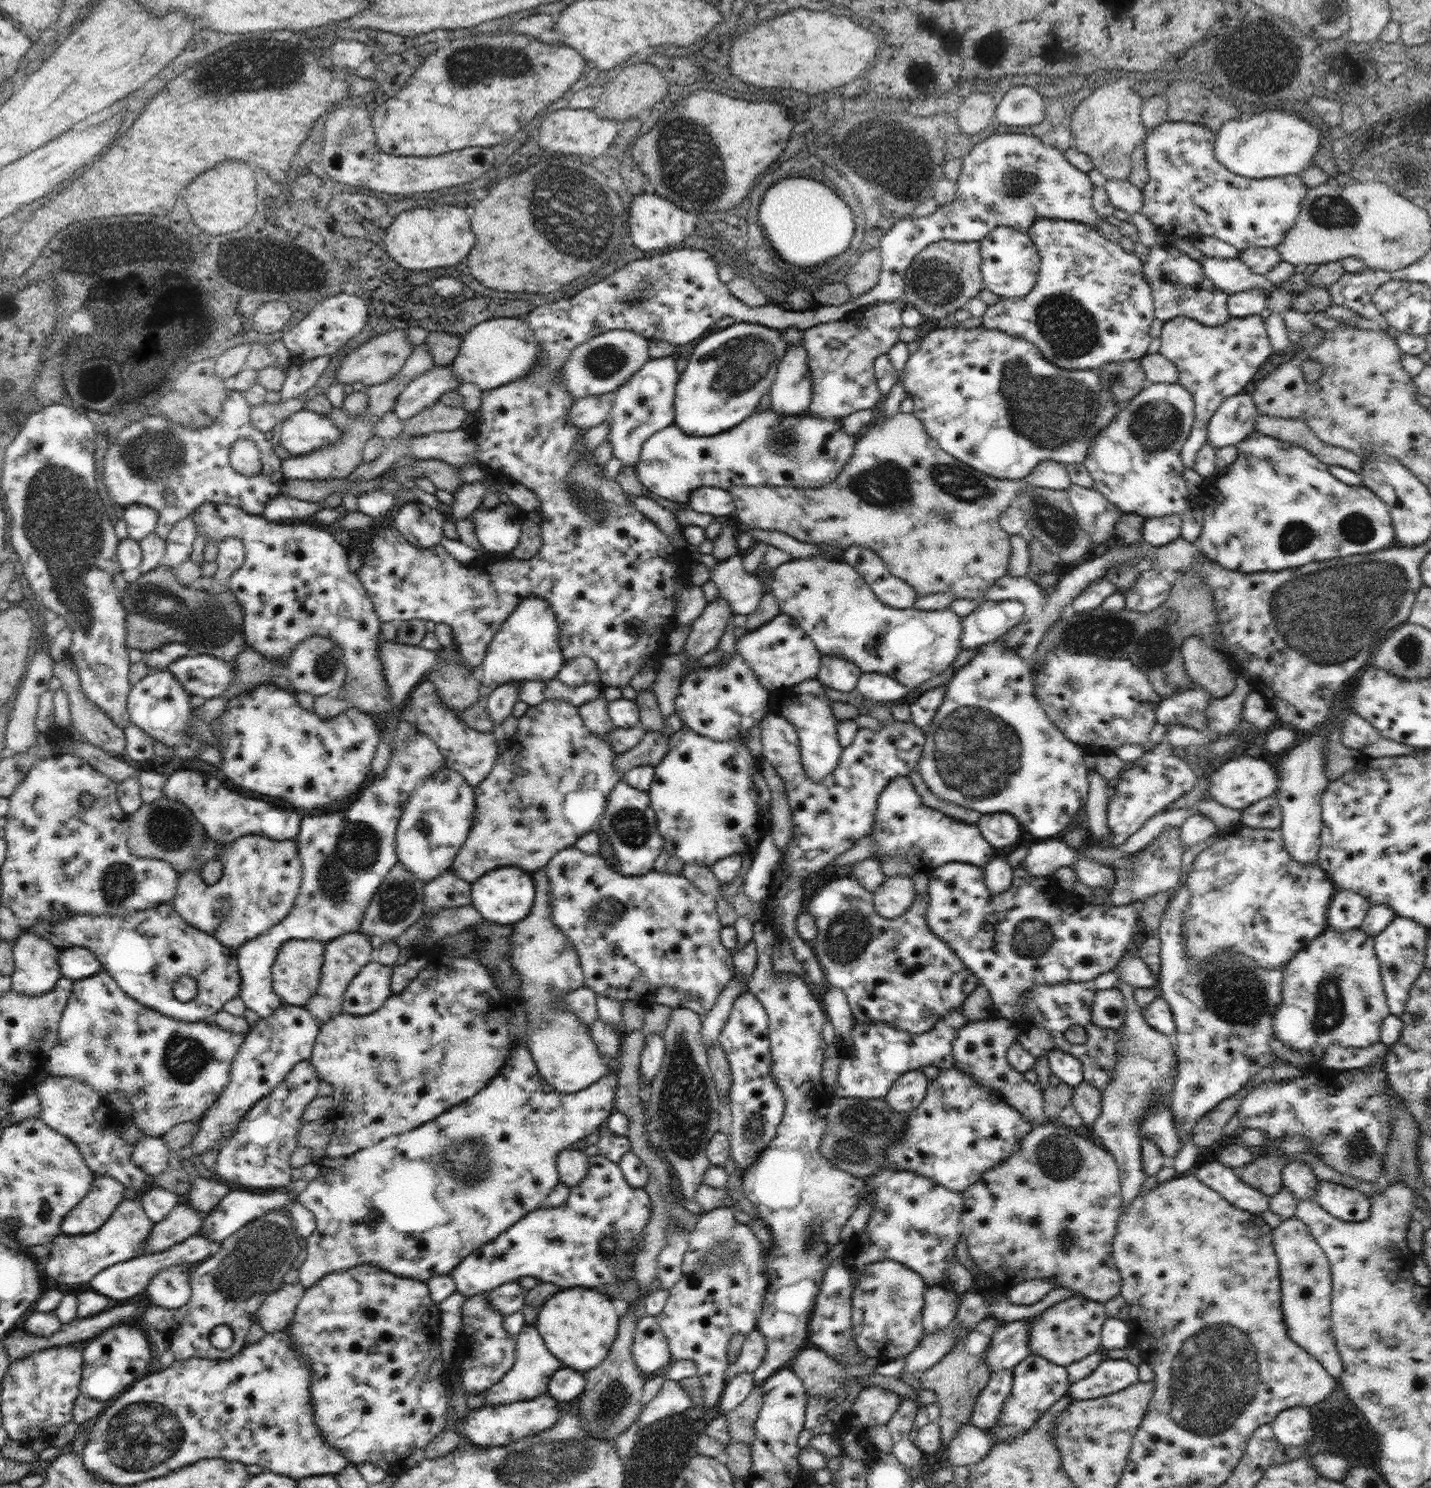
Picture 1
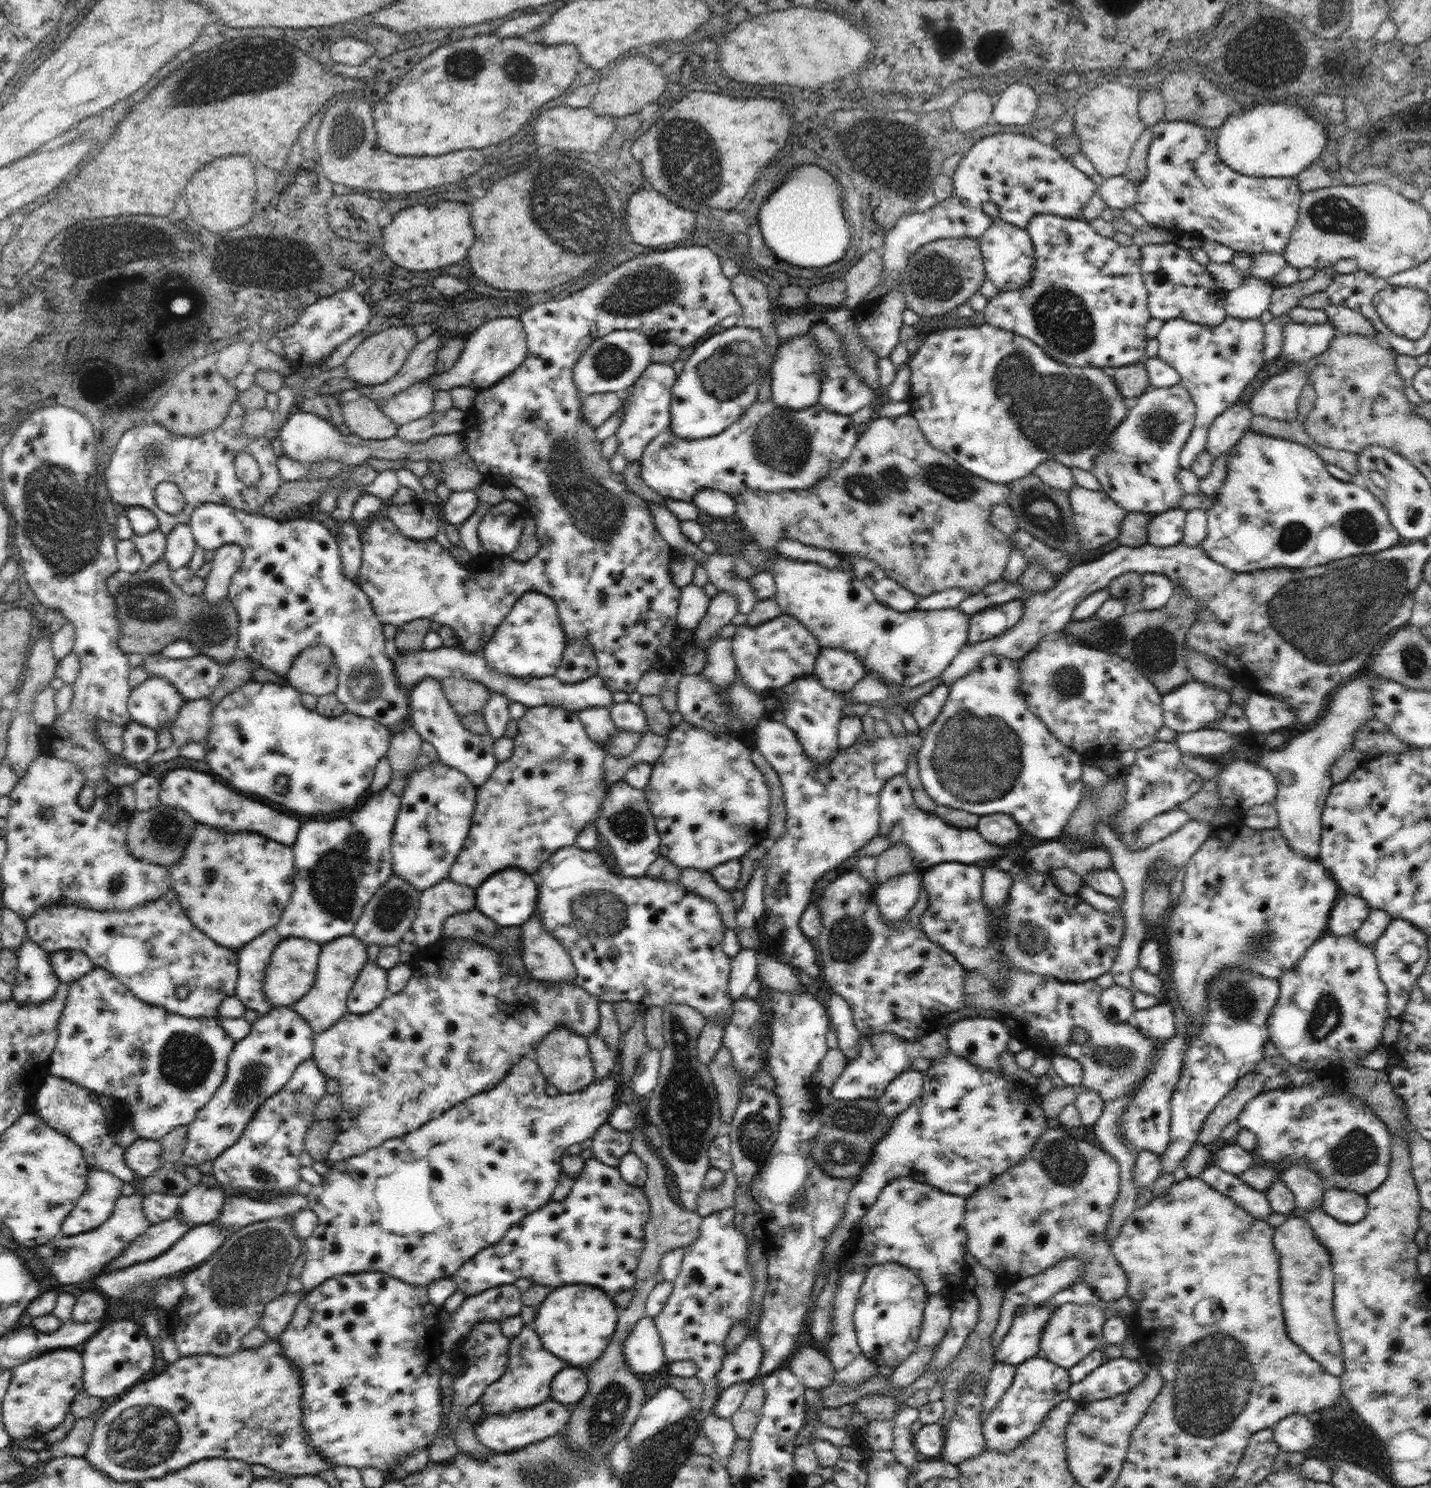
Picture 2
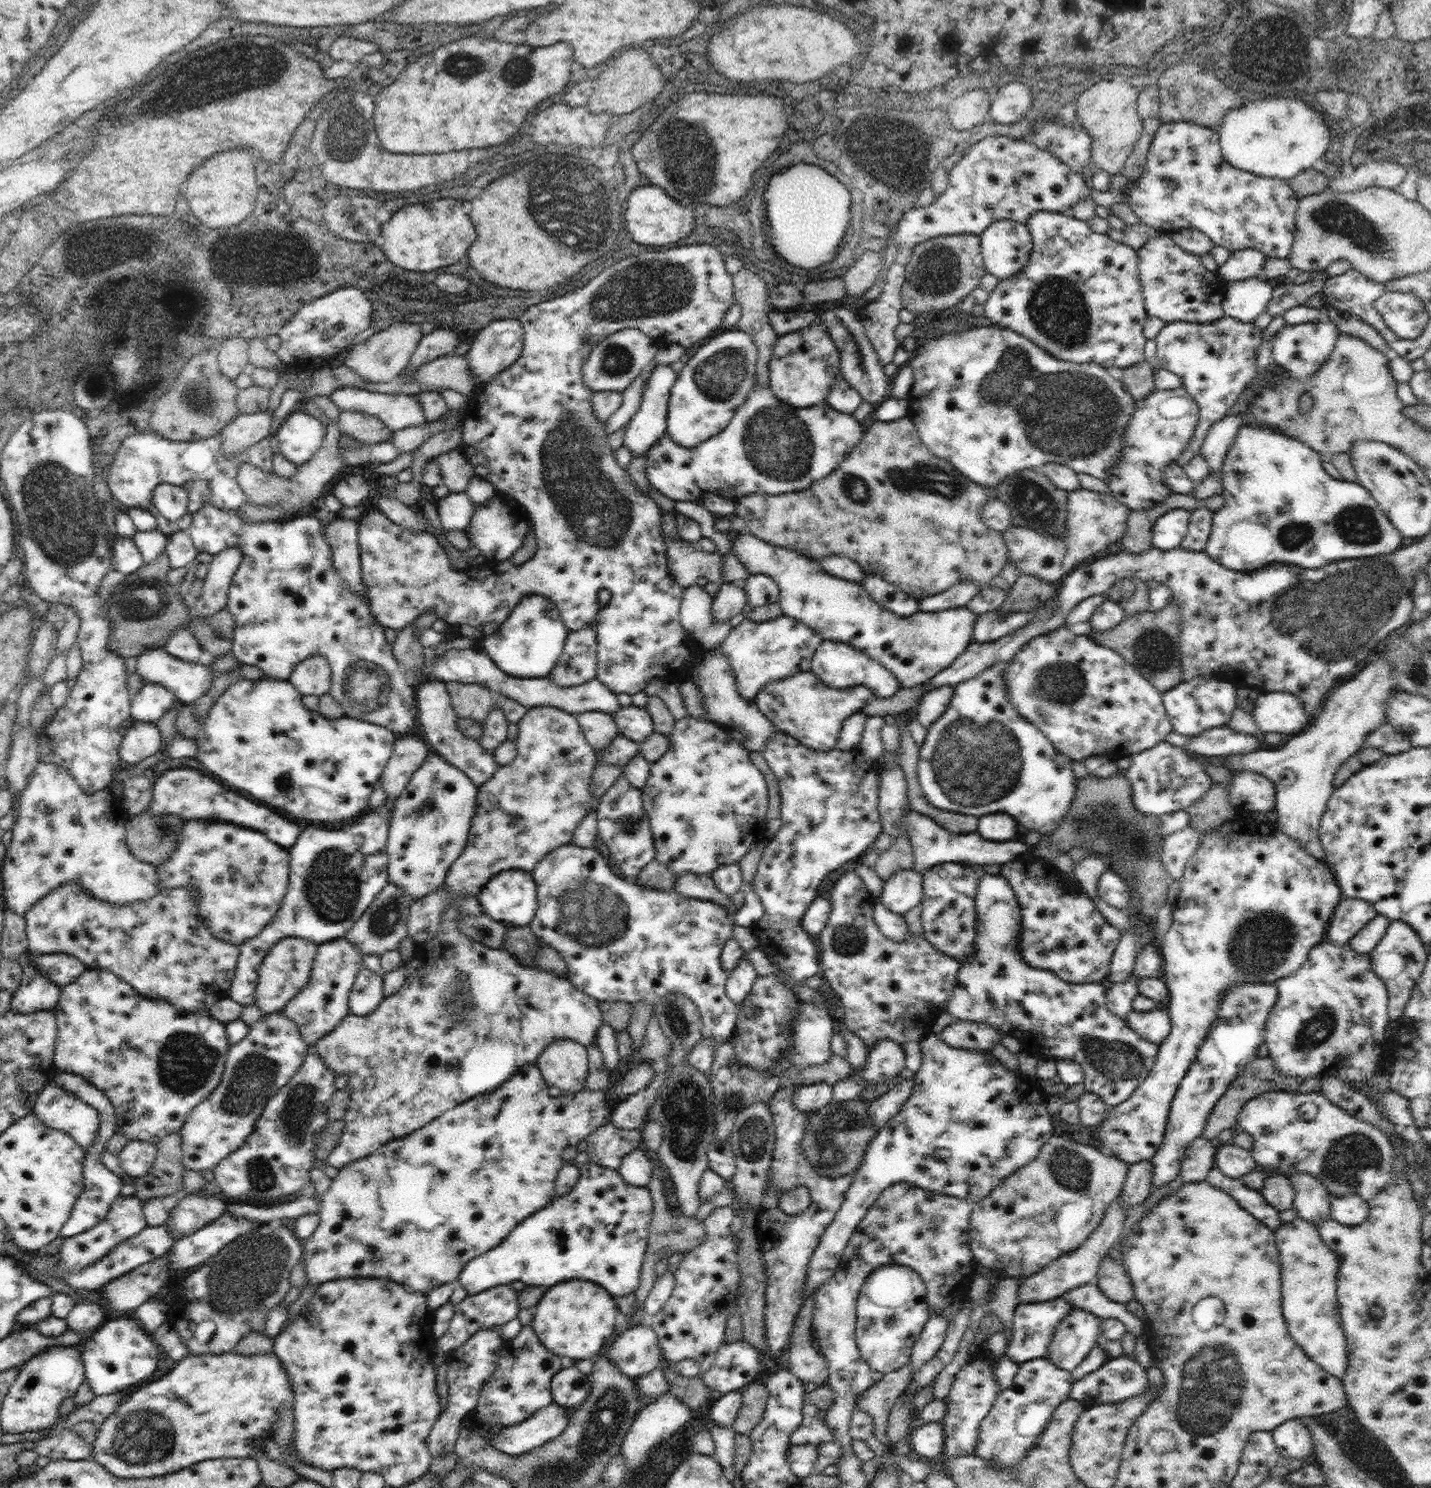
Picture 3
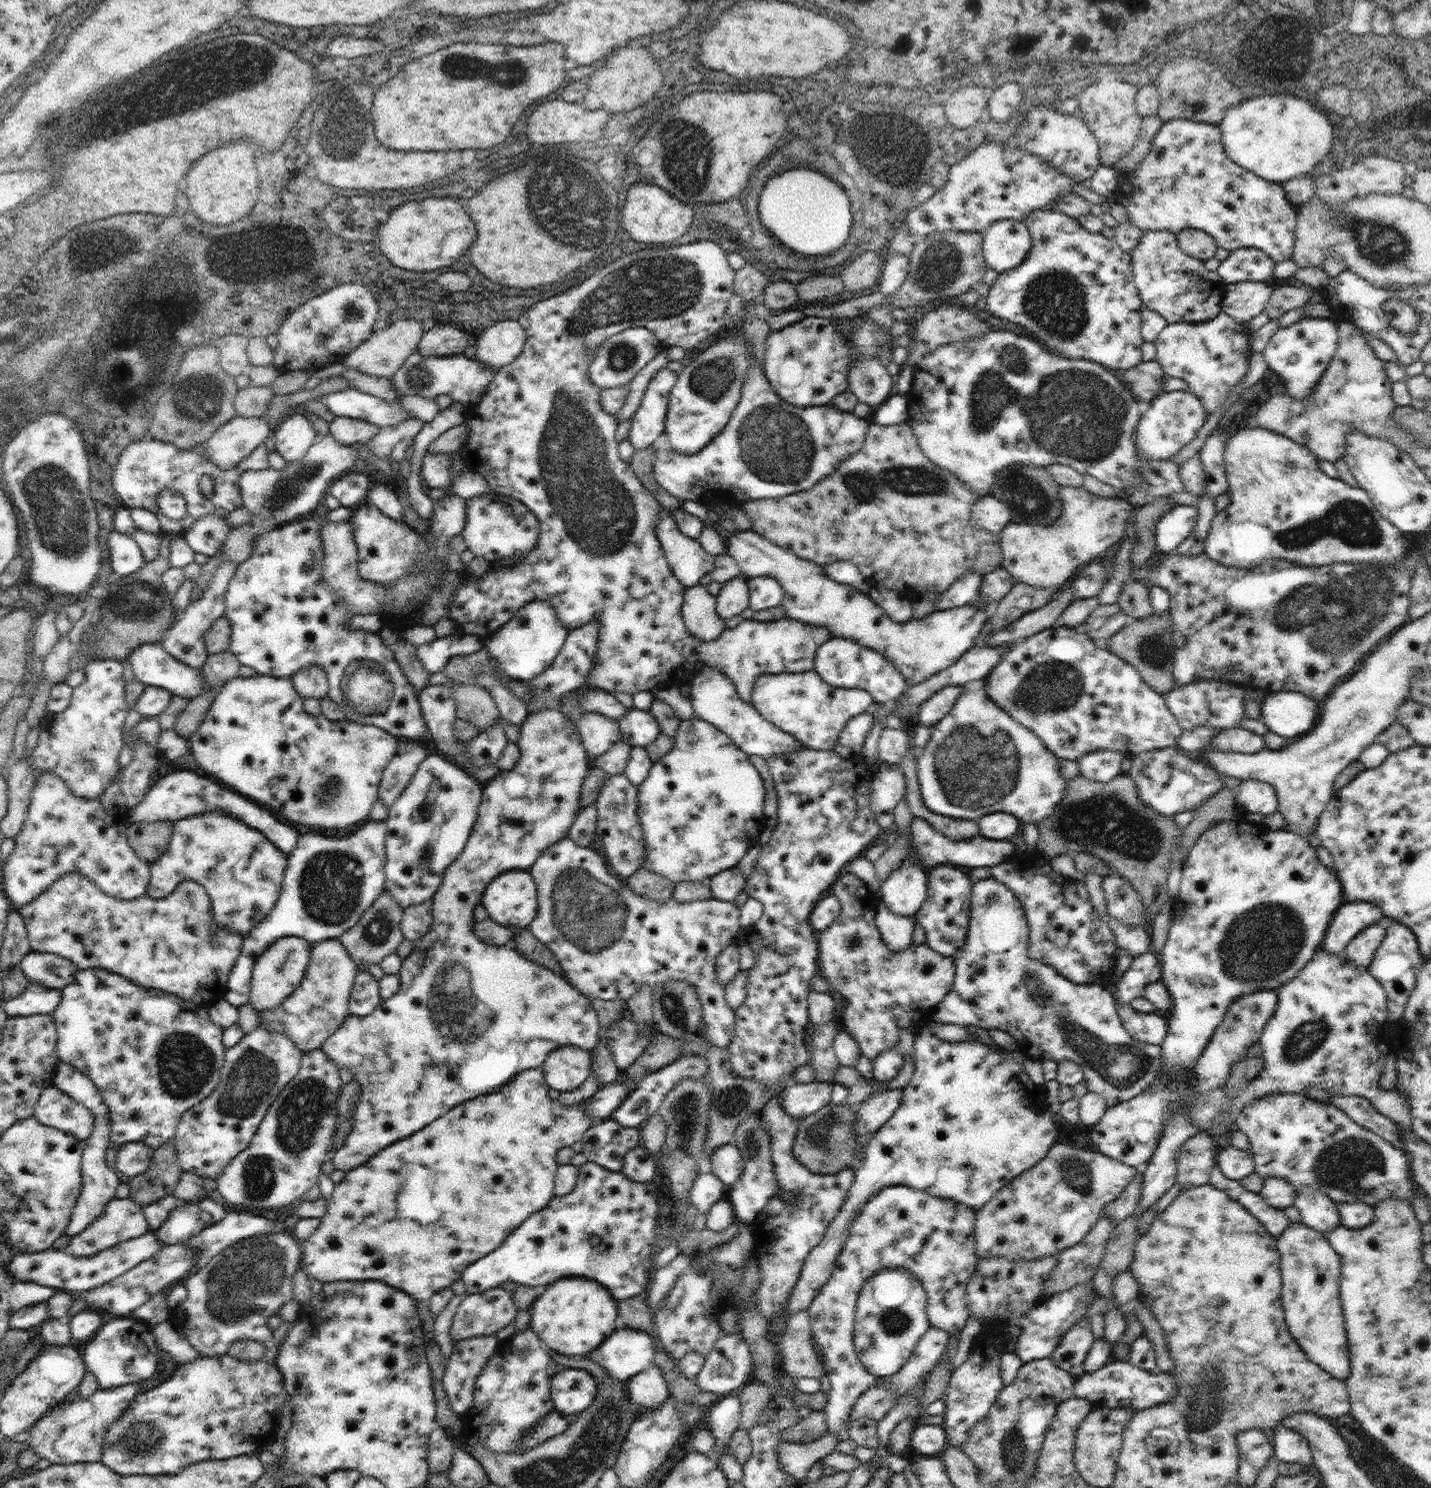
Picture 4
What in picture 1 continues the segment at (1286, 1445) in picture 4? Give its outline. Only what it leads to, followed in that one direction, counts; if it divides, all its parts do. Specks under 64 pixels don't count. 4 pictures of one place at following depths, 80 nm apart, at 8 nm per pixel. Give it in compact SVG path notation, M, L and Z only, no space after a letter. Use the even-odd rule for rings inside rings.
M1291 1406L1283 1410L1271 1422L1271 1427L1279 1444L1284 1446L1304 1446L1312 1436L1312 1418L1306 1406Z

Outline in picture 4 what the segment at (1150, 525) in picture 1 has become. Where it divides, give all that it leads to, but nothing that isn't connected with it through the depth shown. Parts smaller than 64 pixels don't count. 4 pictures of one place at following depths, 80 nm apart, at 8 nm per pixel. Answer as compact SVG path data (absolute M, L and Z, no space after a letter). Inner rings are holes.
M1176 505L1164 513L1156 523L1155 543L1162 553L1173 553L1194 530L1199 512L1193 505Z

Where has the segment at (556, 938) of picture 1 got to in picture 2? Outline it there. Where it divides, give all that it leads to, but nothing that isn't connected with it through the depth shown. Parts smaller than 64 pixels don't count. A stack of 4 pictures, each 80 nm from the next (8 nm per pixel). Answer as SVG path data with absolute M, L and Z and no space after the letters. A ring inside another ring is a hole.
M535 911L521 924L520 956L526 967L526 978L545 983L574 983L576 969L567 950L541 925L539 912ZM559 1026L535 1048L532 1058L548 1085L554 1085L562 1094L574 1093L587 1088L594 1080L594 1065L587 1039L576 1034L571 1028Z

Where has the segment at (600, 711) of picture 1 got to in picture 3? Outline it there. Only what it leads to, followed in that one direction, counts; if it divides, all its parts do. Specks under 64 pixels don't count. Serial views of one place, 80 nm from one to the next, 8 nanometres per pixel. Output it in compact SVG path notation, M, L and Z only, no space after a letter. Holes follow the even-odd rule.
M588 710L576 716L588 744L601 752L619 736L613 715L599 710Z

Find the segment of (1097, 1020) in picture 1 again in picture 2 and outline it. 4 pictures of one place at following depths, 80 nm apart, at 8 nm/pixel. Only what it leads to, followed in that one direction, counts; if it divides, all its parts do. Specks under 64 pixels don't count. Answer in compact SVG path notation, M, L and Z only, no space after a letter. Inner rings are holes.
M1116 983L1103 989L1100 997L1100 1010L1105 1014L1105 1017L1117 1022L1131 1021L1136 1009L1132 990Z

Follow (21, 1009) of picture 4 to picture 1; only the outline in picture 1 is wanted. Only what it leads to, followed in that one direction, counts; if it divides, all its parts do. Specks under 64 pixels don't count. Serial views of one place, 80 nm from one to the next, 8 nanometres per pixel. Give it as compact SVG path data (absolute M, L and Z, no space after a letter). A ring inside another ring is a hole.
M21 931L13 944L15 969L11 990L22 994L46 994L60 980L60 949L35 932Z

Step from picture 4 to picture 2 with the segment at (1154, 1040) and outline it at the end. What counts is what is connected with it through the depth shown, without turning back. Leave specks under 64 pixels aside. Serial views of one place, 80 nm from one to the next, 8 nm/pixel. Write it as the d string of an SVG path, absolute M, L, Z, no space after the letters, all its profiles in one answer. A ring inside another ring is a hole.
M1161 1000L1156 1006L1136 1009L1131 1018L1149 1038L1167 1041L1175 1035L1175 1016L1173 1006Z

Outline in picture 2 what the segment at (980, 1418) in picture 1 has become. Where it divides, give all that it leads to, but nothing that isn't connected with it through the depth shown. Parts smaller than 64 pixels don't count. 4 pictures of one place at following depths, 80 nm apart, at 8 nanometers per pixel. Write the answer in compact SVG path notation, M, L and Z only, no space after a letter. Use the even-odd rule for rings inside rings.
M995 1361L986 1383L986 1396L981 1410L982 1422L993 1411L996 1404L1001 1401L1002 1395L1006 1390L1010 1388L1016 1369L1017 1365Z

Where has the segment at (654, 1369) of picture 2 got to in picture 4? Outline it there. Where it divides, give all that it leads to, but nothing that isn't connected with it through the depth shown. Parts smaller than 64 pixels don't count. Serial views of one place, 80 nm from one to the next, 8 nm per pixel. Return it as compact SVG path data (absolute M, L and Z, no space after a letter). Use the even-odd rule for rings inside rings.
M625 1327L616 1330L612 1336L608 1336L599 1349L588 1354L588 1358L606 1368L609 1376L626 1383L631 1376L641 1373L654 1363L654 1354L656 1354L654 1335Z

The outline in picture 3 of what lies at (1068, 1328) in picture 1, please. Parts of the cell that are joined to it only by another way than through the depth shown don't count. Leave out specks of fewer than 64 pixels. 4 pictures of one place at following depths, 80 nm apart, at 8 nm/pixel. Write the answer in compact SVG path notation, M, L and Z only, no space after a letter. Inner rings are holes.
M1078 1307L1060 1321L1053 1334L1047 1358L1058 1368L1071 1373L1094 1348L1102 1330L1102 1319Z

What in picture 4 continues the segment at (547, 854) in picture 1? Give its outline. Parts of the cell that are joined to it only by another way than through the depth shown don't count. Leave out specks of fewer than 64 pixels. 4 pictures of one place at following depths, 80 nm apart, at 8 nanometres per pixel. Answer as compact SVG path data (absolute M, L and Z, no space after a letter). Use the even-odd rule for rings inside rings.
M558 706L553 708L543 708L534 714L528 714L526 720L520 728L520 739L517 740L521 755L514 768L508 770L501 770L493 778L491 783L488 783L483 788L482 800L480 808L478 809L478 820L474 824L470 838L462 850L462 854L458 856L456 862L451 862L450 866L446 868L444 876L436 894L432 898L432 916L431 929L424 937L415 941L414 948L411 953L402 961L401 969L399 970L400 990L392 998L381 1002L372 1014L368 1016L356 1016L350 1014L348 1018L340 1025L336 1032L328 1037L321 1046L322 1049L333 1061L338 1068L347 1068L354 1076L354 1080L360 1084L360 1099L356 1103L356 1111L352 1117L353 1127L348 1134L346 1141L342 1148L338 1148L332 1152L329 1159L333 1162L336 1170L348 1172L372 1158L376 1153L386 1149L386 1147L398 1142L400 1139L410 1137L412 1134L422 1130L434 1120L446 1115L452 1106L462 1105L462 1103L477 1098L478 1096L494 1093L501 1087L504 1087L511 1079L523 1071L540 1068L546 1057L557 1048L561 1046L577 1046L584 1051L596 1051L596 1044L600 1039L600 1032L602 1030L597 1012L591 1005L590 999L585 994L582 994L575 986L572 986L567 979L553 970L543 967L538 963L532 962L527 954L522 954L513 946L506 944L496 946L482 942L475 934L473 924L474 907L481 902L485 888L498 875L514 871L527 871L530 866L536 862L536 859L555 842L568 838L568 831L575 821L576 815L579 814L579 798L580 791L586 776L586 773L592 767L592 758L587 754L581 743L580 732L578 732L577 724L571 722L565 714L559 711ZM480 998L480 1000L478 1000ZM454 1024L464 1024L462 1028L452 1028ZM458 1040L458 1042L456 1042ZM464 1042L464 1044L462 1044Z

